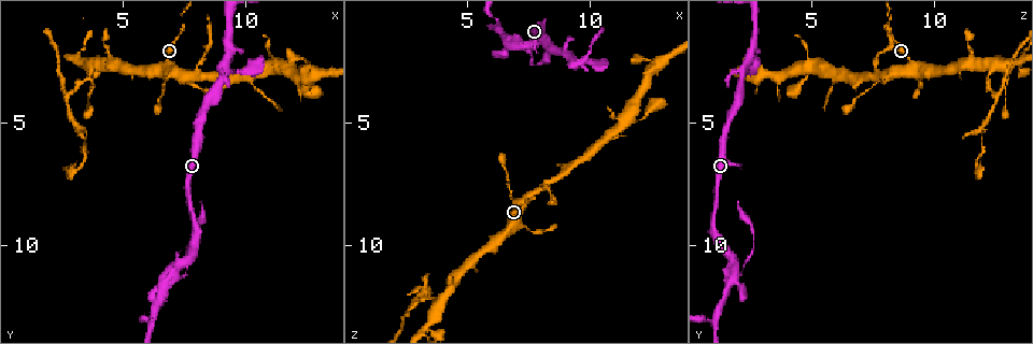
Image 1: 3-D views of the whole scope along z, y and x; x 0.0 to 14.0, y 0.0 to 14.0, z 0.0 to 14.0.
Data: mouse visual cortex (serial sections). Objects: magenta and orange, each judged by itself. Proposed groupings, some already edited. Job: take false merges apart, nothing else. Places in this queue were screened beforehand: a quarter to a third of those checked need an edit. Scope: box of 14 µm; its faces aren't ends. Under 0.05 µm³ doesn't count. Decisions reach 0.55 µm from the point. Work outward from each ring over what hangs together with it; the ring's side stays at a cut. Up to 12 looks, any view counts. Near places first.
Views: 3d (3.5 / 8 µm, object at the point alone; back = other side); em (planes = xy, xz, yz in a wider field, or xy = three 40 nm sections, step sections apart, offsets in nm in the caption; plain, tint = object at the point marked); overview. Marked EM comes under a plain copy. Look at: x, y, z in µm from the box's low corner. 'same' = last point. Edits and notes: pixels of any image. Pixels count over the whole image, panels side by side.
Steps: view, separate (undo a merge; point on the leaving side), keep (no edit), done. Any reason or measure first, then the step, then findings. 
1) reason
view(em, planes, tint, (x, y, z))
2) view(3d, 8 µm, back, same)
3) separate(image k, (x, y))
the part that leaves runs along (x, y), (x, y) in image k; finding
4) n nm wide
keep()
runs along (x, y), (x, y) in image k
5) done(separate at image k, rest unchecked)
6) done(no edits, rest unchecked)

two arms in line, one across
view(3d, 3.5 µm, (7.2, 10.9, 1.9))

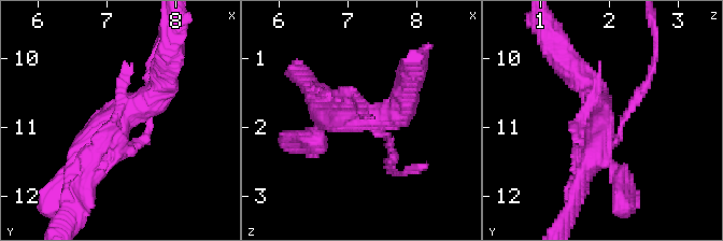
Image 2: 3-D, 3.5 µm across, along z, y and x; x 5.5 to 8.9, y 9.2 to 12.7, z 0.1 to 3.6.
view(em, xy, step 5, tint, (7.15, 11.05, 1.85))

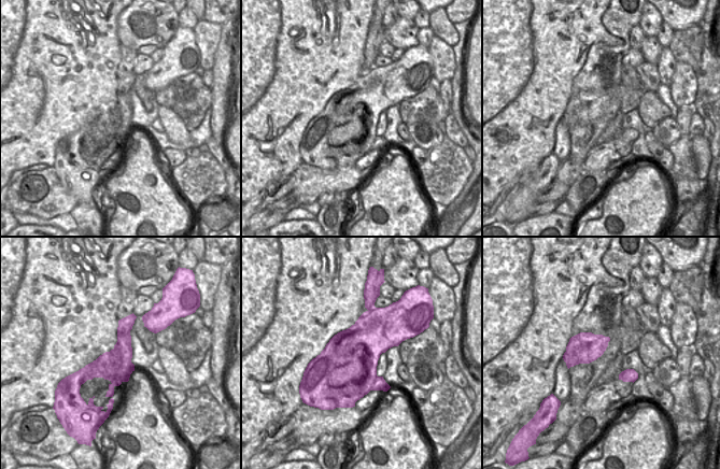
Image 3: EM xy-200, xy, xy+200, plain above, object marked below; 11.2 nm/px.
separate(image 2, (632, 102))
the part that leaves runs along (619, 135), (652, 72), (654, 42) in image 2; a second cell is stuck on

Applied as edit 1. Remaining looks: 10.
view(overview)

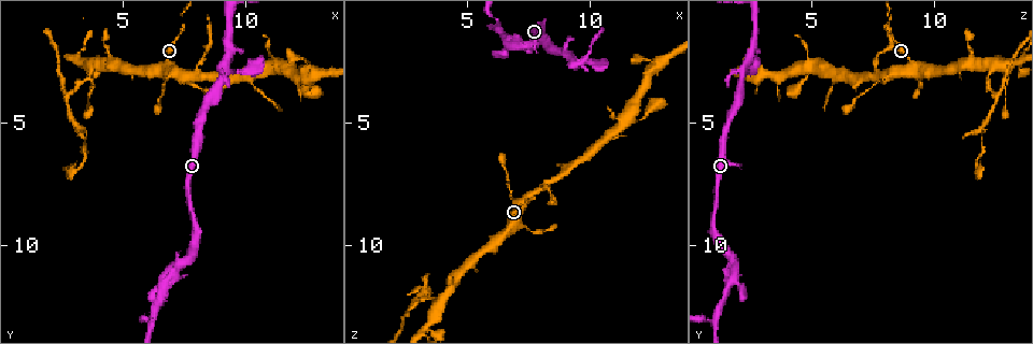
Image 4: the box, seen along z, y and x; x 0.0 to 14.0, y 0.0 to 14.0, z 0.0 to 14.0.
side arm on a straight run
view(3d, 8 µm, (6.1, 13.1, 1.1))

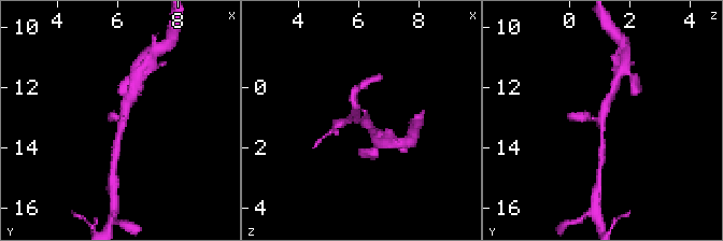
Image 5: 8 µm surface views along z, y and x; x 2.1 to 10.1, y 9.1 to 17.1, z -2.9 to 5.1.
3 arms; arms of 150, 250, 250 nm
view(em, xy, step 2, tint, (6.2, 13.1, 1.1))

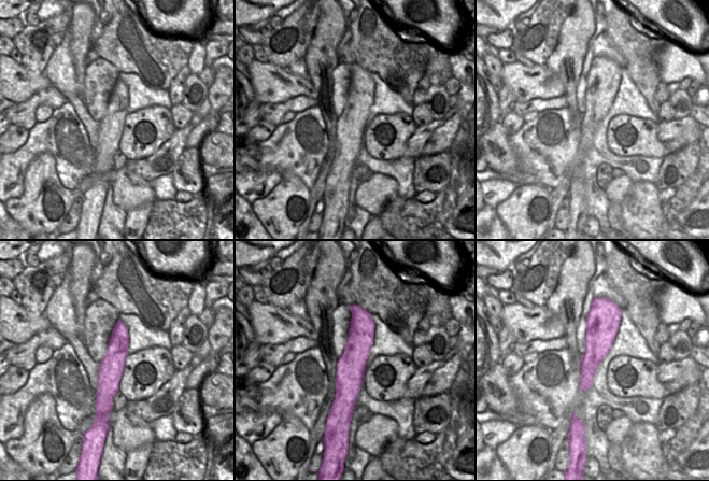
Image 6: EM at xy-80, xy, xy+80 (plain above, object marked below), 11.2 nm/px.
keep()
runs along (613, 91), (599, 119), (576, 116) in image 5; all the same cell

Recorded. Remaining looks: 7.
abrupt turn
view(3d, 3.5 µm, (6.7, 2.9, 9.4))

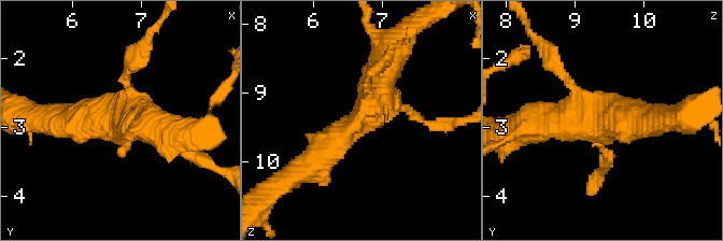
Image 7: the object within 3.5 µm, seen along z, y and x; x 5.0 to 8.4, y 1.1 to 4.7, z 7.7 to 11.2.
need the tissue
view(em, planes, tint, (6.75, 2.90, 9.30))

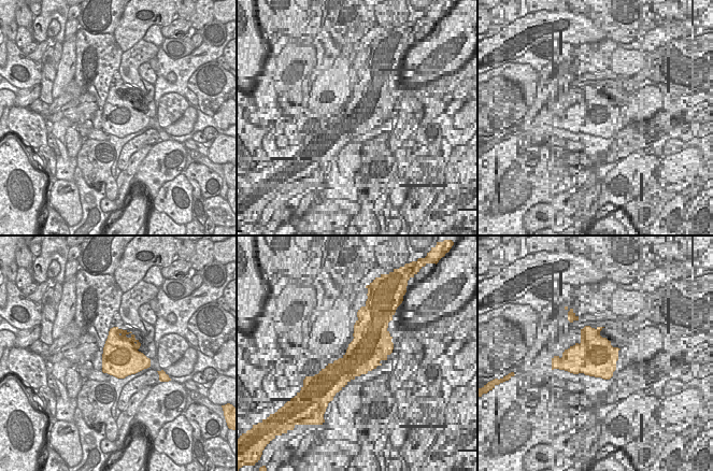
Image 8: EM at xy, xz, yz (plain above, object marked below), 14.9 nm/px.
keep()
runs along (370, 72), (367, 113), (308, 166) in image 7; one cell here

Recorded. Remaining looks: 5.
arms part here
view(3d, 3.5 µm, (2.8, 3.8, 12.6))

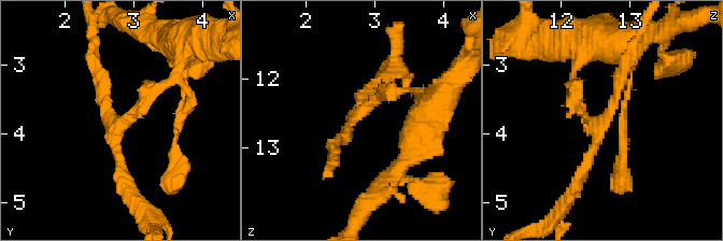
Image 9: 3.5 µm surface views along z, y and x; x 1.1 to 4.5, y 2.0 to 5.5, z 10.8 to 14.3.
3 arms; arms of 150, 200, 200 nm; shape alone is not enough
view(em, xy, step 1, tint, (2.75, 3.85, 12.50))

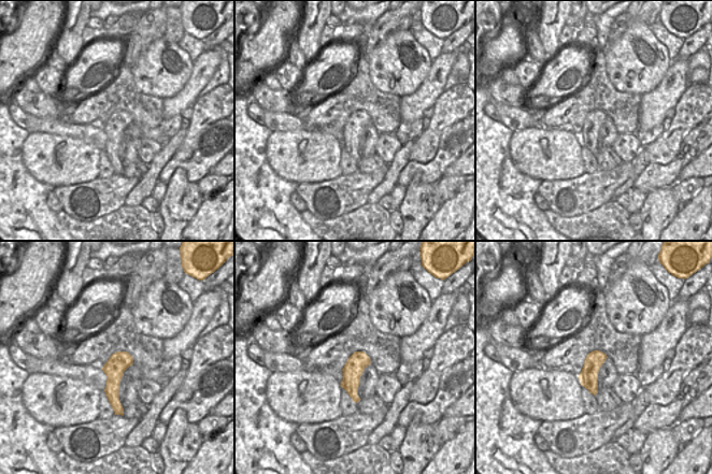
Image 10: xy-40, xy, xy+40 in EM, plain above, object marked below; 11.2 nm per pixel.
keep()
runs along (164, 82), (114, 128), (127, 187) in image 9; all the same cell

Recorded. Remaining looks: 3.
narrows sharply
view(3d, 8 µm, back, (3.5, 5.6, 12.0))

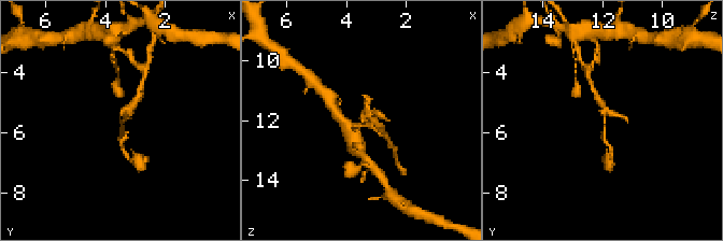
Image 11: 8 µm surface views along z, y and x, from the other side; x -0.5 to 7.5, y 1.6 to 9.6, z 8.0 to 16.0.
view(em, xy, step 1, tint, (3.5, 5.6, 11.9))

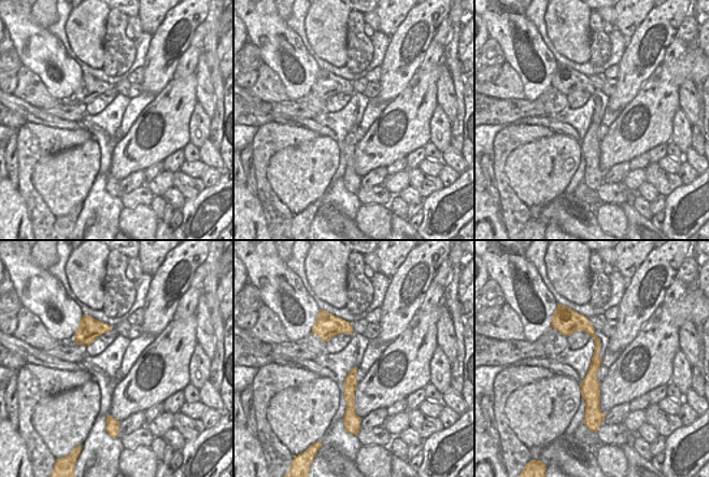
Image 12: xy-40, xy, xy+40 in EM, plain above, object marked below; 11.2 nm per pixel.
keep()
runs along (578, 318), (597, 341), (589, 407) in image 12; one cell here

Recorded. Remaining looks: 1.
done(separate at image 2, rest unchecked)

